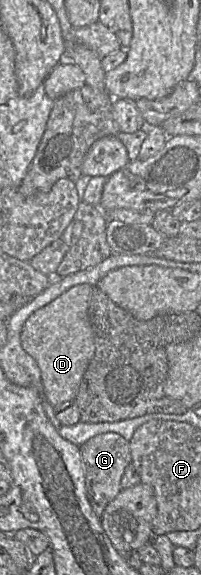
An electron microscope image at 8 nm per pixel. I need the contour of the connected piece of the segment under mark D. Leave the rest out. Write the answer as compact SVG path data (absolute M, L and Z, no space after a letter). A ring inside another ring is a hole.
M93 286L71 287L25 321L21 335L22 348L37 362L44 396L52 407L74 400L82 377L95 352L88 307Z

